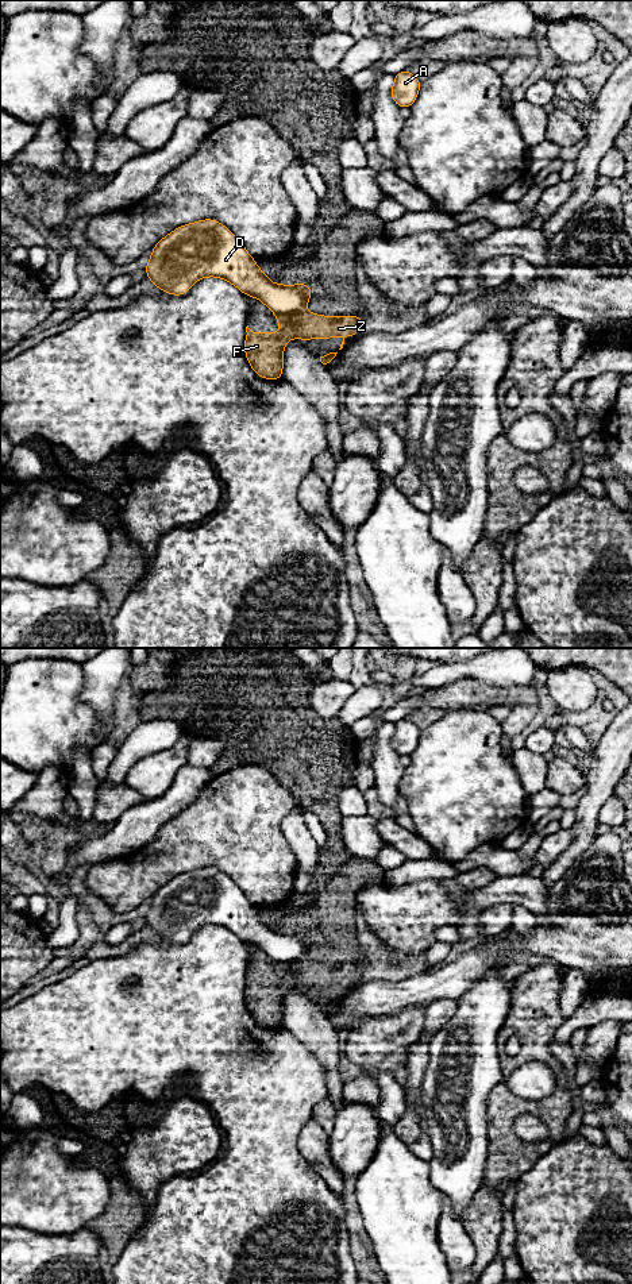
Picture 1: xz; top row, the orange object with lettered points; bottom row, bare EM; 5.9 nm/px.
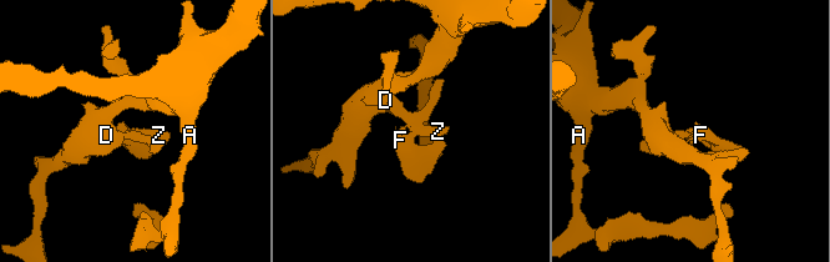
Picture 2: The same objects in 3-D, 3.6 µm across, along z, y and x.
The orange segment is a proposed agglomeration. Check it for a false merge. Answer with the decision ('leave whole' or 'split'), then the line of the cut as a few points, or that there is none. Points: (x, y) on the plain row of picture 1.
split; cut xz (303, 957), (276, 963)

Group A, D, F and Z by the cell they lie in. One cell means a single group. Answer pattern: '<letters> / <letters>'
A D / F Z

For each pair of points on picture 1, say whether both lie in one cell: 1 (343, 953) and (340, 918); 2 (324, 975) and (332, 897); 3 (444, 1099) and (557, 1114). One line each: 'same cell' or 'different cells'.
1: same cell
2: same cell
3: different cells

